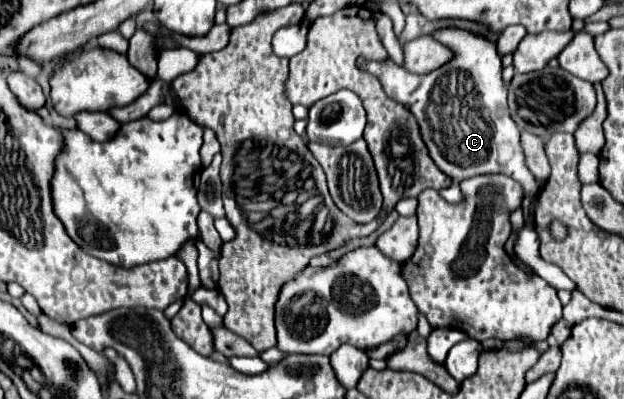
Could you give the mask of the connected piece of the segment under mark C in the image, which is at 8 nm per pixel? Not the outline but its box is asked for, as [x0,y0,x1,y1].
[357,27,539,201]

